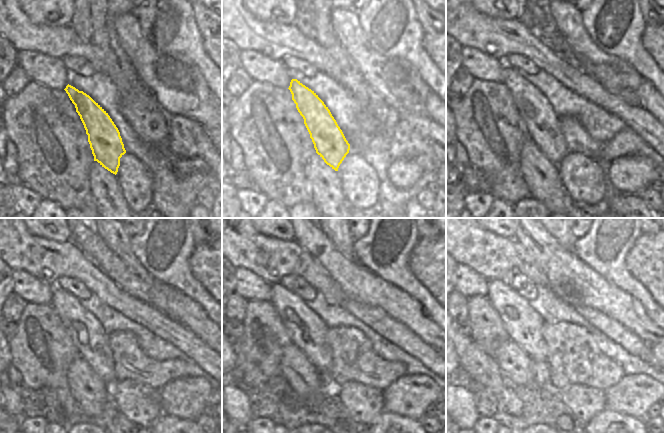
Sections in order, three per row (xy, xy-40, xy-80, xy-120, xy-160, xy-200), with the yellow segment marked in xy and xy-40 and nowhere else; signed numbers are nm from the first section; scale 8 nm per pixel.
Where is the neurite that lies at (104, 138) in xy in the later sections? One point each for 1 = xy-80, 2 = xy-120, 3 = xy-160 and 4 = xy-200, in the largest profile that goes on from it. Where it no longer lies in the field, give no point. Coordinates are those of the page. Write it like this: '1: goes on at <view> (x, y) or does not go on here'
1: goes on at xy-80 (543, 125)
2: goes on at xy-120 (88, 335)
3: goes on at xy-160 (307, 331)
4: goes on at xy-200 (523, 325)

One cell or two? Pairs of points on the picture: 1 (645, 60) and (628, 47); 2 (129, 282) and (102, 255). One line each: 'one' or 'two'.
1: one
2: one

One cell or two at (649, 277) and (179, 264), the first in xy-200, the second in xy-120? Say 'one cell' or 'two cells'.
two cells

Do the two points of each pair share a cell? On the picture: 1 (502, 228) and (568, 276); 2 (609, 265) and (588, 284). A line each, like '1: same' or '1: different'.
1: different
2: different

